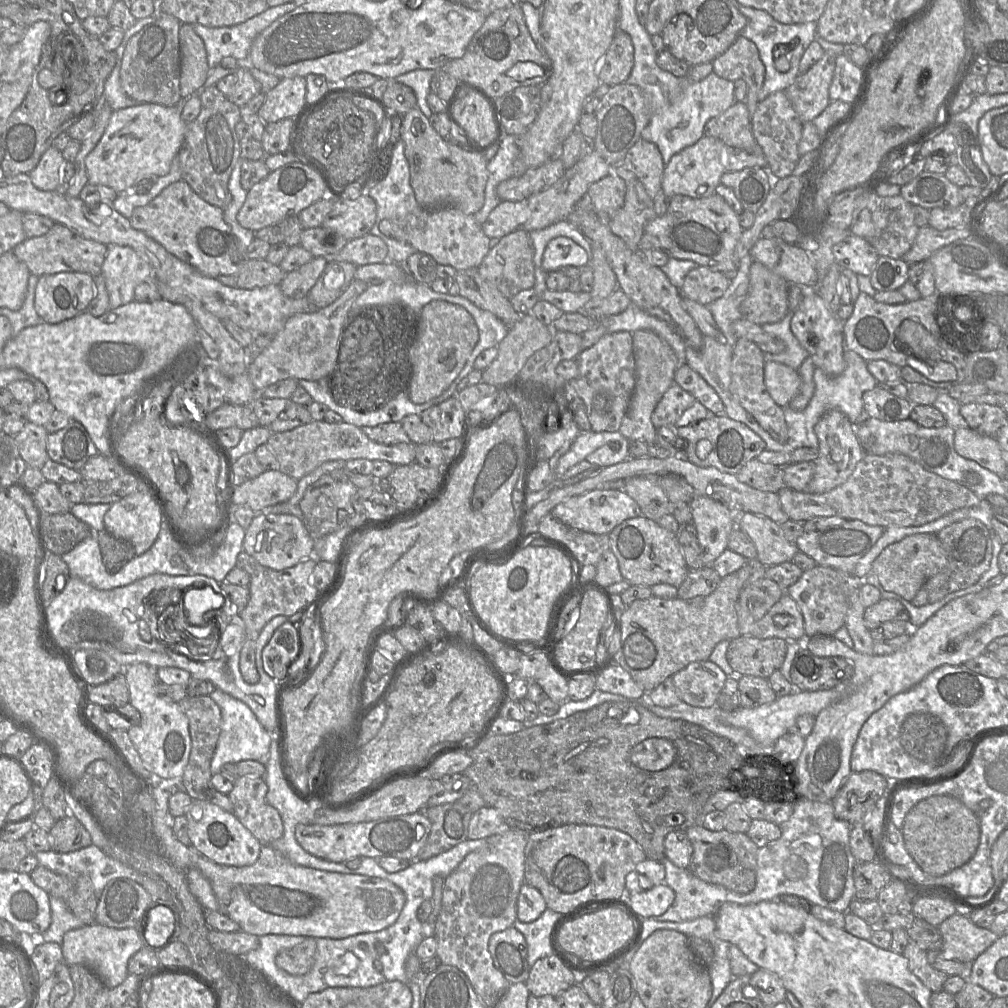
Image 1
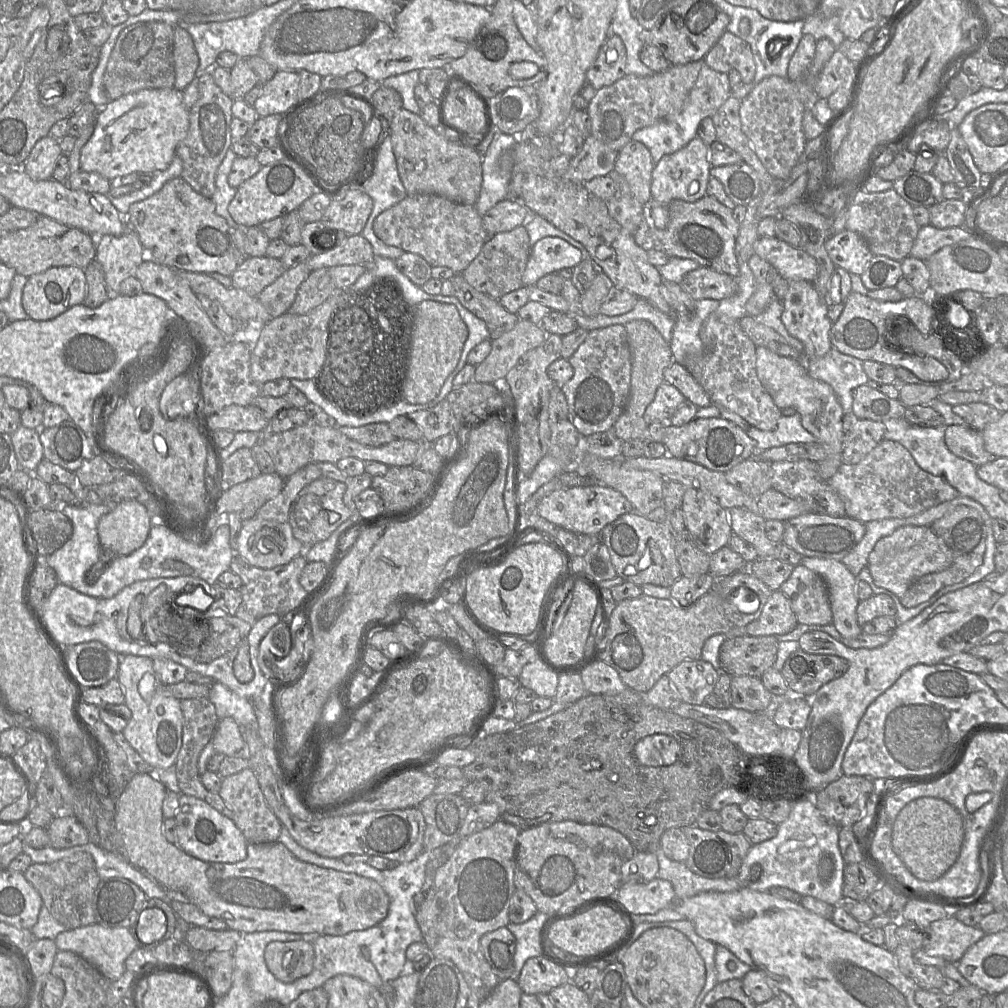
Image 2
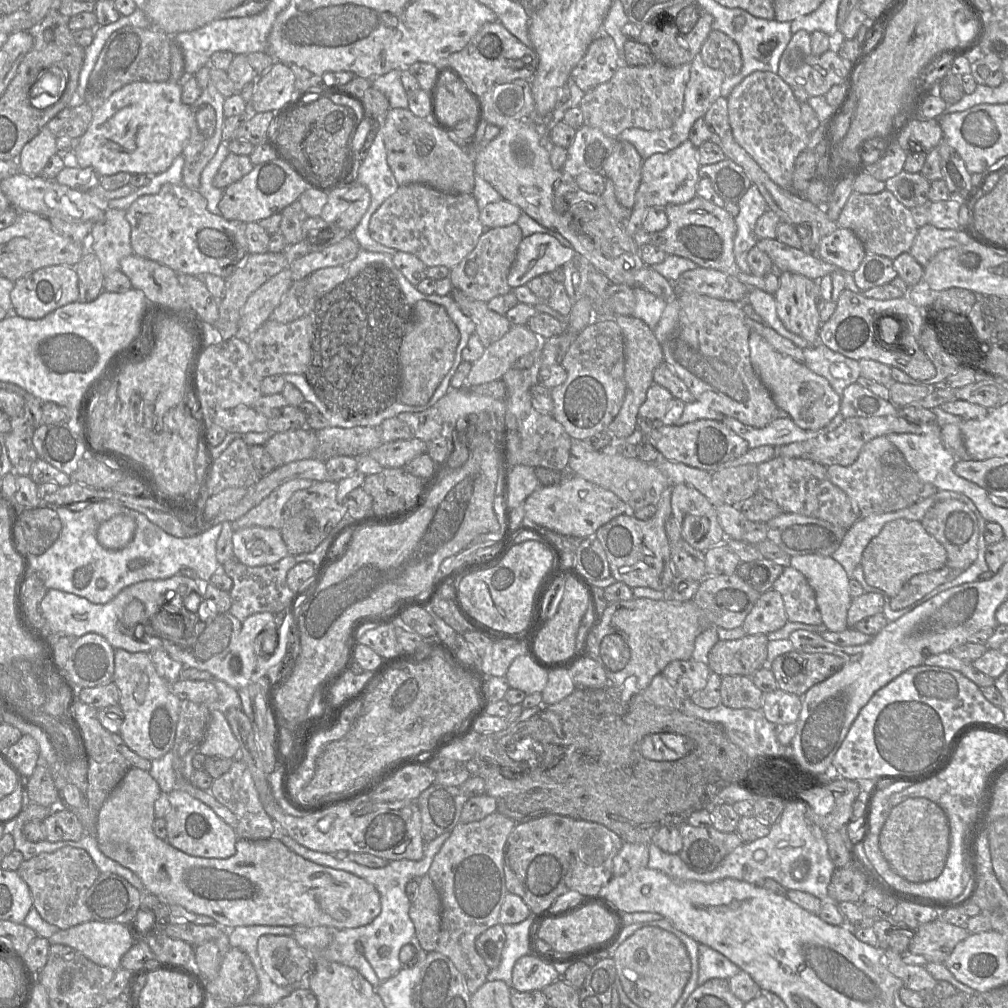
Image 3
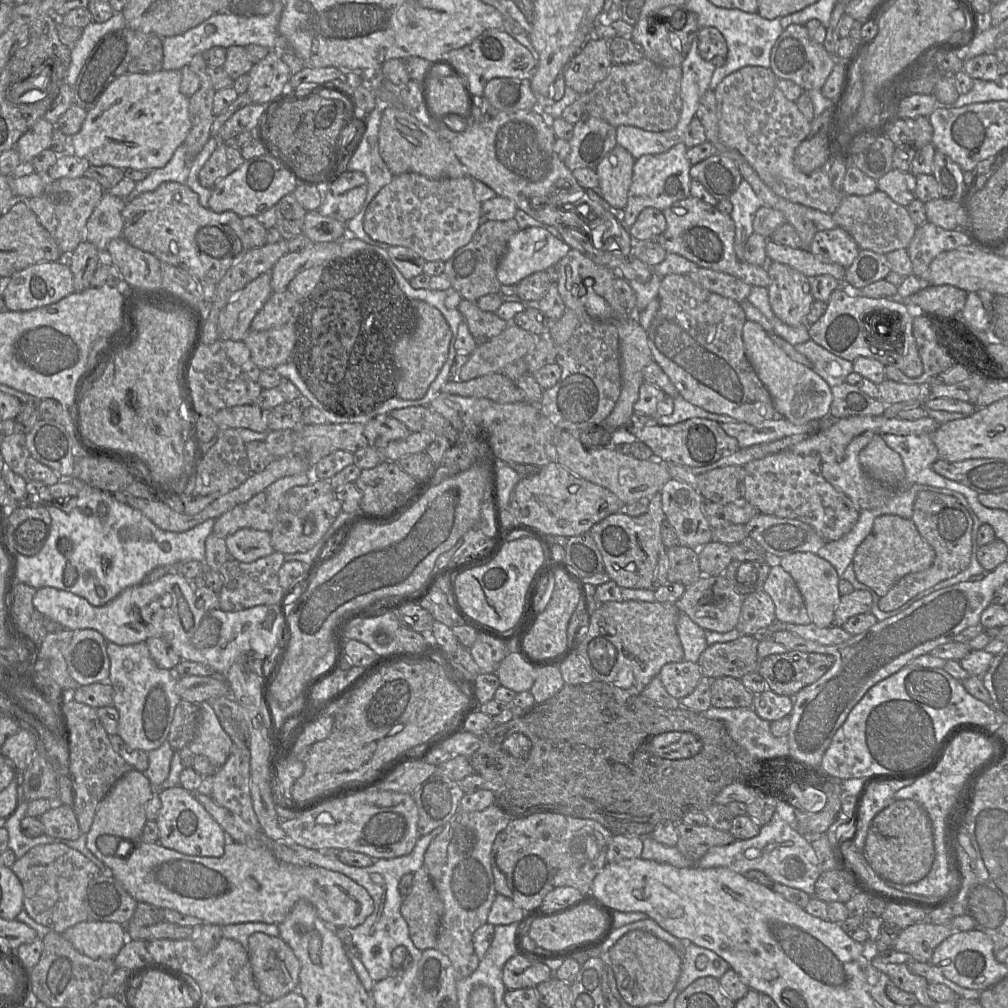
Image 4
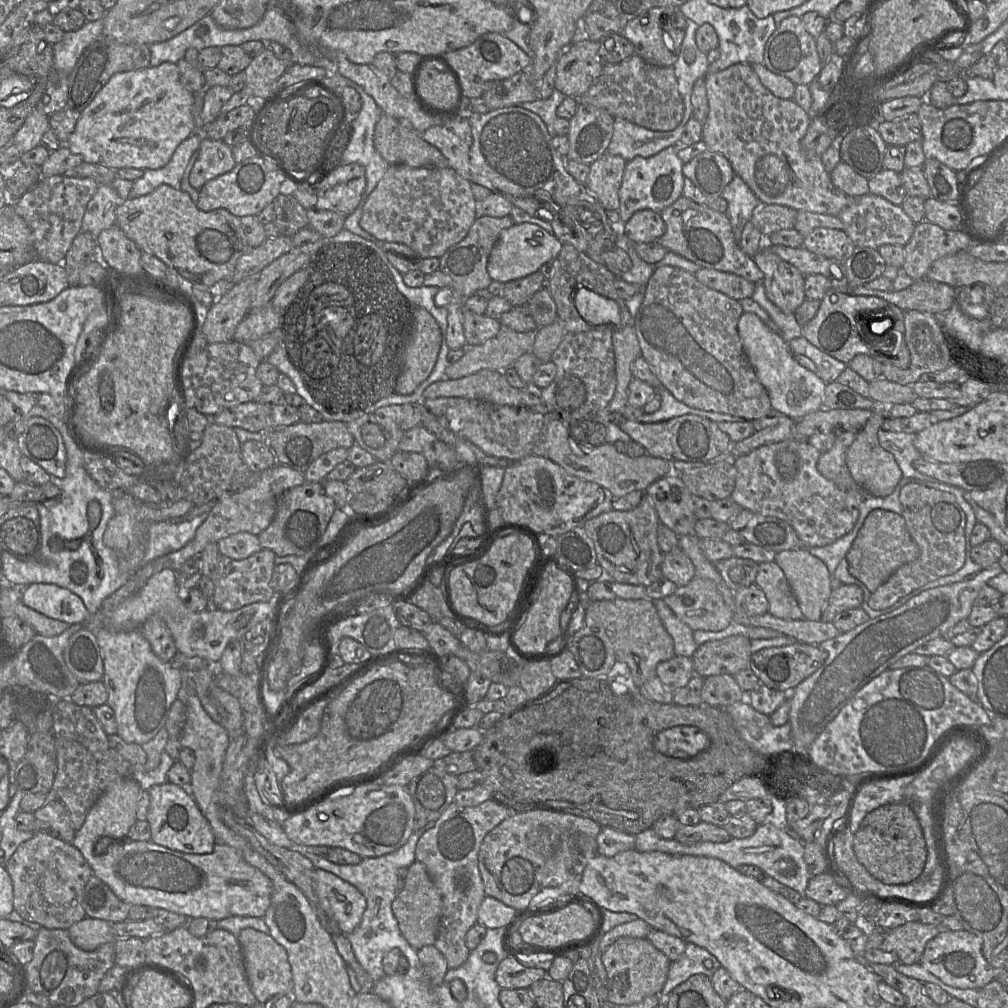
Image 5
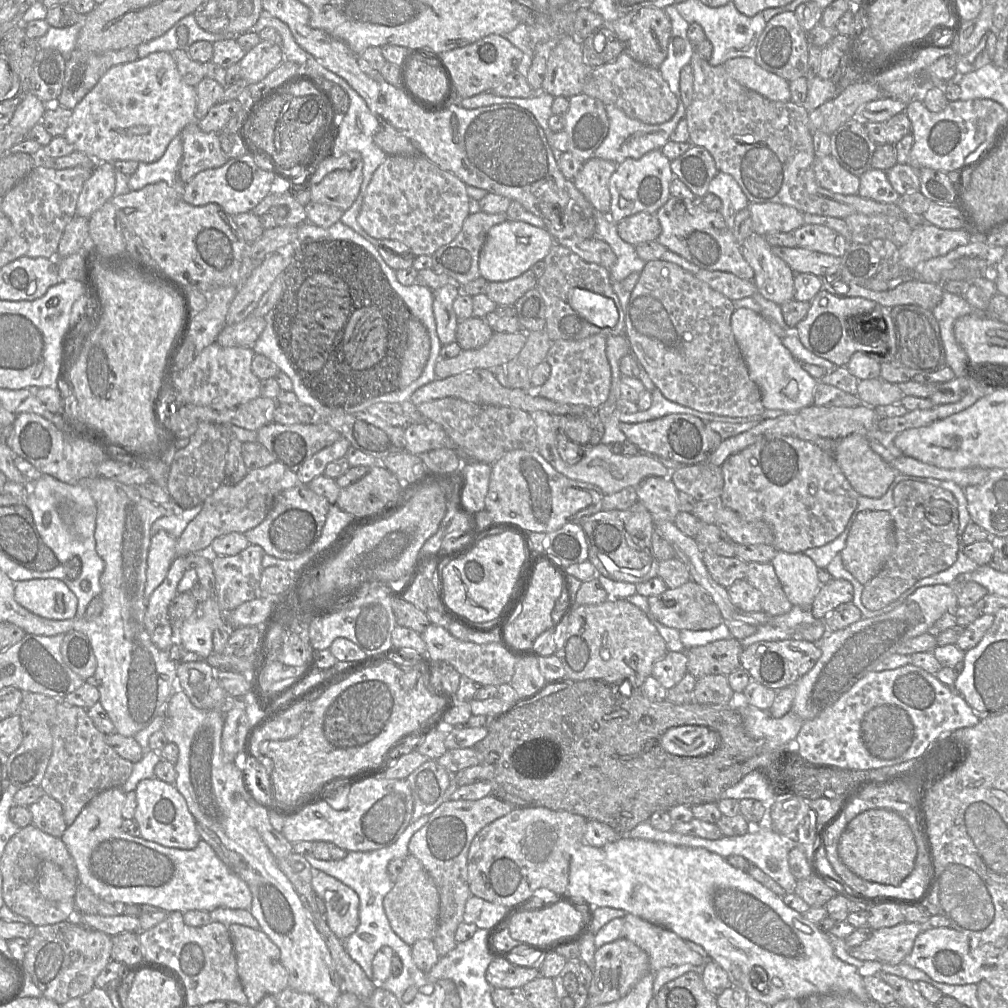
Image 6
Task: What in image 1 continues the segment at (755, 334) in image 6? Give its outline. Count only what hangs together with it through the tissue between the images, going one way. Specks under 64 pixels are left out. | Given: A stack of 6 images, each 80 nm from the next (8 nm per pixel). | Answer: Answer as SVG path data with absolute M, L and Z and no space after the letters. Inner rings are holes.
M765 361L764 381L773 400L782 408L788 406L801 387L799 372L775 361ZM831 410L825 413L815 425L814 431L819 442L818 457L814 461L814 476L804 492L822 494L845 483L865 456L865 451L856 436L854 426L841 411Z

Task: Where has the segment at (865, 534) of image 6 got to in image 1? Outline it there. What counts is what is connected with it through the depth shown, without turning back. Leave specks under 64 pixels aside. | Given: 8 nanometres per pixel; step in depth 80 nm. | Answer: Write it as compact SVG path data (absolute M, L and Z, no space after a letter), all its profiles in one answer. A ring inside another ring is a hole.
M914 534L886 547L873 562L871 571L889 592L912 601L923 584L947 566L945 550L935 534Z

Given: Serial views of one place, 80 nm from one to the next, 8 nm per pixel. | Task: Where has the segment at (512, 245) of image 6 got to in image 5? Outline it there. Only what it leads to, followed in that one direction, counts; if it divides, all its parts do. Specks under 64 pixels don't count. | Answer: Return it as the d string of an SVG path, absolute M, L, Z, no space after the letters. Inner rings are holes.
M514 223L504 230L494 245L487 264L487 271L495 282L509 282L539 271L545 263L551 262L562 249L563 244L553 233L531 223Z

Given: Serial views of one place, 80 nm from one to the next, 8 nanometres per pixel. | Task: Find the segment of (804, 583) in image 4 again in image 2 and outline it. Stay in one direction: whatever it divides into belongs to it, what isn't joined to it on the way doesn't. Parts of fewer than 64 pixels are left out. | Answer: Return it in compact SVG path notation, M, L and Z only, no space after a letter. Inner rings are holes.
M803 556L801 564L819 574L825 581L828 587L829 601L833 614L832 624L836 630L844 638L851 639L858 637L863 631L862 626L857 621L857 606L860 602L856 595L857 577L842 562L833 559Z

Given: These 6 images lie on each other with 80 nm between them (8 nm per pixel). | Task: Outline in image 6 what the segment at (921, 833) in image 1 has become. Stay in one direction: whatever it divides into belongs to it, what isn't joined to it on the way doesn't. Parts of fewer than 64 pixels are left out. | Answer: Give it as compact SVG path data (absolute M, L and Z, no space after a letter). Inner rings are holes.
M871 809L852 819L843 831L838 855L843 864L860 878L896 886L913 871L917 845L907 821L897 813L885 809Z

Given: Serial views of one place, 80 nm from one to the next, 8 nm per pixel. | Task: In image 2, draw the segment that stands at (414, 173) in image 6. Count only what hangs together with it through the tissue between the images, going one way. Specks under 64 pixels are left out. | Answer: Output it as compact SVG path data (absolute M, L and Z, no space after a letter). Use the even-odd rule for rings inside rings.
M436 194L408 195L377 216L373 231L385 244L417 254L432 267L448 267L455 274L469 266L492 236L485 230L475 205L461 204Z

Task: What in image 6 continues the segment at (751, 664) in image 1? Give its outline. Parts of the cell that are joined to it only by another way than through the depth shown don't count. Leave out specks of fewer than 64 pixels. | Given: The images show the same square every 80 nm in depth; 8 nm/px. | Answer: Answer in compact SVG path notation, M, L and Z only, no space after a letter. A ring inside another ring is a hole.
M733 637L686 649L688 673L697 679L712 674L727 676L741 666L743 649L743 642Z

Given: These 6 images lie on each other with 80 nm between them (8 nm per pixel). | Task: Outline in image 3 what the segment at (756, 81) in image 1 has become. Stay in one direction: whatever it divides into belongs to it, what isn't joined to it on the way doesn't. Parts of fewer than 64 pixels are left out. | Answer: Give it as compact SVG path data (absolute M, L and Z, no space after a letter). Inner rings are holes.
M712 29L704 41L700 55L710 67L719 69L727 62L735 68L735 74L742 68L742 56L738 44L725 33Z

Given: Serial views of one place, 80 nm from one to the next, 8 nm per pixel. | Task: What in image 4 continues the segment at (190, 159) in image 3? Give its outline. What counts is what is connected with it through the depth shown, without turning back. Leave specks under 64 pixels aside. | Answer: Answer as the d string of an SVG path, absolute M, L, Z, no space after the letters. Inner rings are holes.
M202 54L195 55L188 66L200 80L198 91L189 98L191 129L184 142L188 153L194 158L212 137L211 129L215 118L213 99L216 90Z

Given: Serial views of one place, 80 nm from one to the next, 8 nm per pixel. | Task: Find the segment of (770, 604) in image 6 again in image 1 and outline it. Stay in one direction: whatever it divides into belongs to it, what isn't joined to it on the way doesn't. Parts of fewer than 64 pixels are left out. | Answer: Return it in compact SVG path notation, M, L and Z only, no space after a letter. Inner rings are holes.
M816 566L803 572L800 579L787 588L786 592L796 601L805 623L806 637L833 636L845 625L848 598L855 588L861 588L863 579L837 569Z

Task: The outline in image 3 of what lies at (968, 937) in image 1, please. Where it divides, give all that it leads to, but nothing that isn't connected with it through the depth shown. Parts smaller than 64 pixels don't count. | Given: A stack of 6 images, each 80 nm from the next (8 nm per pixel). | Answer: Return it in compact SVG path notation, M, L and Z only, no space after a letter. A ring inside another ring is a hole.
M938 918L914 931L907 951L923 956L929 963L944 963L955 946L970 934L965 927Z

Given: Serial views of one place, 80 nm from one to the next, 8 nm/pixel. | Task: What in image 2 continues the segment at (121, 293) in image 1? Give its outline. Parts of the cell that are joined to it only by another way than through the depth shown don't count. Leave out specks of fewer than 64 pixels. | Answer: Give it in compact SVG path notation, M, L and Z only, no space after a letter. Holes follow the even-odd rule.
M128 223L127 226L127 231L120 236L96 237L96 260L104 271L108 298L120 295L120 284L134 276L138 266L147 259L136 232Z

